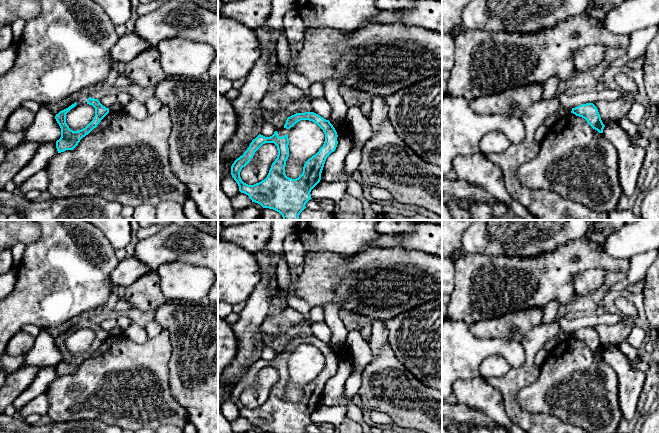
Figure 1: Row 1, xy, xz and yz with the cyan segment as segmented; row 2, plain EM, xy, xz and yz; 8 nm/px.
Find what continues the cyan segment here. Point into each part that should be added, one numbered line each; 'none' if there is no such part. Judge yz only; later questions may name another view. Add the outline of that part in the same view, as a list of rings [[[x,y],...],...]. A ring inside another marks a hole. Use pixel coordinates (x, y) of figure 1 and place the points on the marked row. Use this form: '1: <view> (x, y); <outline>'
none

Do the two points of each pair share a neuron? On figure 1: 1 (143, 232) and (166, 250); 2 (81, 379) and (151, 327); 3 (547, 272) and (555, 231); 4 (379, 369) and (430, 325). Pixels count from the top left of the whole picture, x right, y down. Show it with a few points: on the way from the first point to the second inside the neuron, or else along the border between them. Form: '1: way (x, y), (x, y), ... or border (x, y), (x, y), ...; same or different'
1: border (160, 230), (139, 240); different
2: border (163, 329), (149, 339); different
3: border (571, 239), (559, 245), (553, 251), (528, 257); different
4: border (386, 341), (396, 358), (410, 372); different

